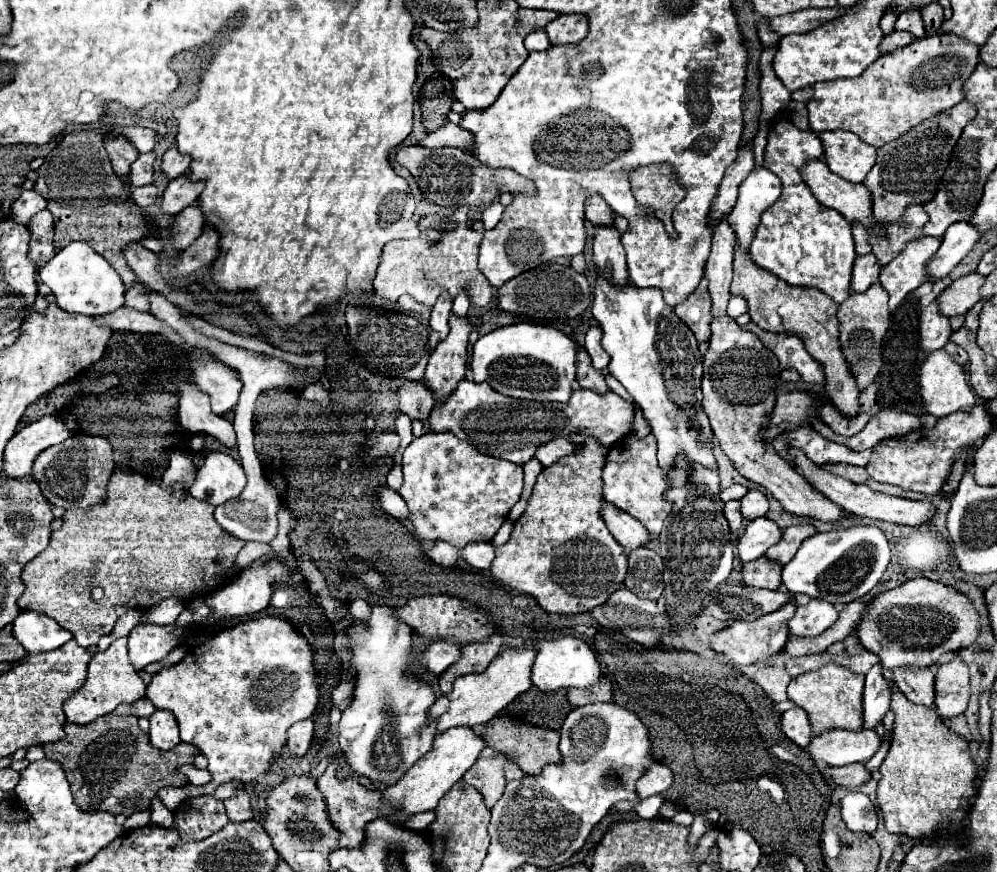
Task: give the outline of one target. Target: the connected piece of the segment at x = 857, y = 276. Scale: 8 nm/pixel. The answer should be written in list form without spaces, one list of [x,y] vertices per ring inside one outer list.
[[[872,253],[858,255],[854,259],[854,267],[852,267],[850,289],[852,291],[866,291],[870,285],[874,285],[874,281],[878,281],[880,271],[882,271],[882,267],[878,265],[878,261]]]

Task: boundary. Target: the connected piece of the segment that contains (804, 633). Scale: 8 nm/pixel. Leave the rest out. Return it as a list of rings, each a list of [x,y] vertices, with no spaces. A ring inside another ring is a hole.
[[[812,599],[810,603],[796,607],[794,617],[788,621],[788,631],[796,637],[816,637],[824,633],[830,625],[834,625],[836,617],[838,611],[834,605]]]

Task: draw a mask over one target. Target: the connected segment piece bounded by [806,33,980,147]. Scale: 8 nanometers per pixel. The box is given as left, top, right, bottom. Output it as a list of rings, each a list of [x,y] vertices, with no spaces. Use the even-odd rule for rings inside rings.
[[[936,33],[934,37],[916,39],[912,45],[898,49],[896,53],[882,55],[868,67],[862,75],[852,79],[834,79],[814,85],[814,99],[808,101],[808,123],[814,133],[822,131],[852,131],[858,133],[868,145],[882,147],[888,141],[894,141],[906,135],[912,127],[920,125],[926,119],[936,117],[938,113],[954,107],[964,99],[964,81],[972,75],[980,61],[978,47],[966,39],[960,39],[954,33]]]

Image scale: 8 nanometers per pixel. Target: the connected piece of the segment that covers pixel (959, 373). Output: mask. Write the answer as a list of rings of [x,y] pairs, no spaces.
[[[944,349],[930,353],[920,369],[920,399],[924,403],[924,409],[930,415],[934,415],[936,419],[946,417],[960,409],[970,409],[976,403],[976,395],[972,393],[970,385],[966,383],[964,369],[960,369],[960,365],[956,365],[956,361],[952,361],[952,357],[944,353]]]

